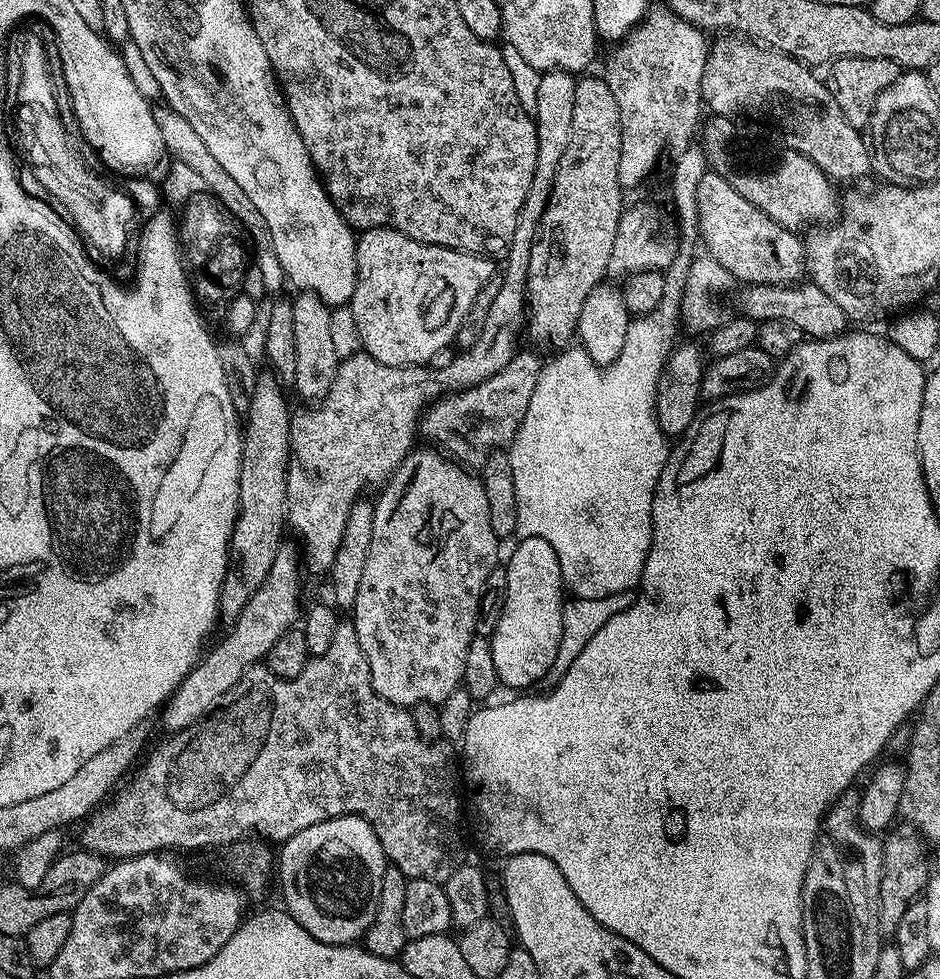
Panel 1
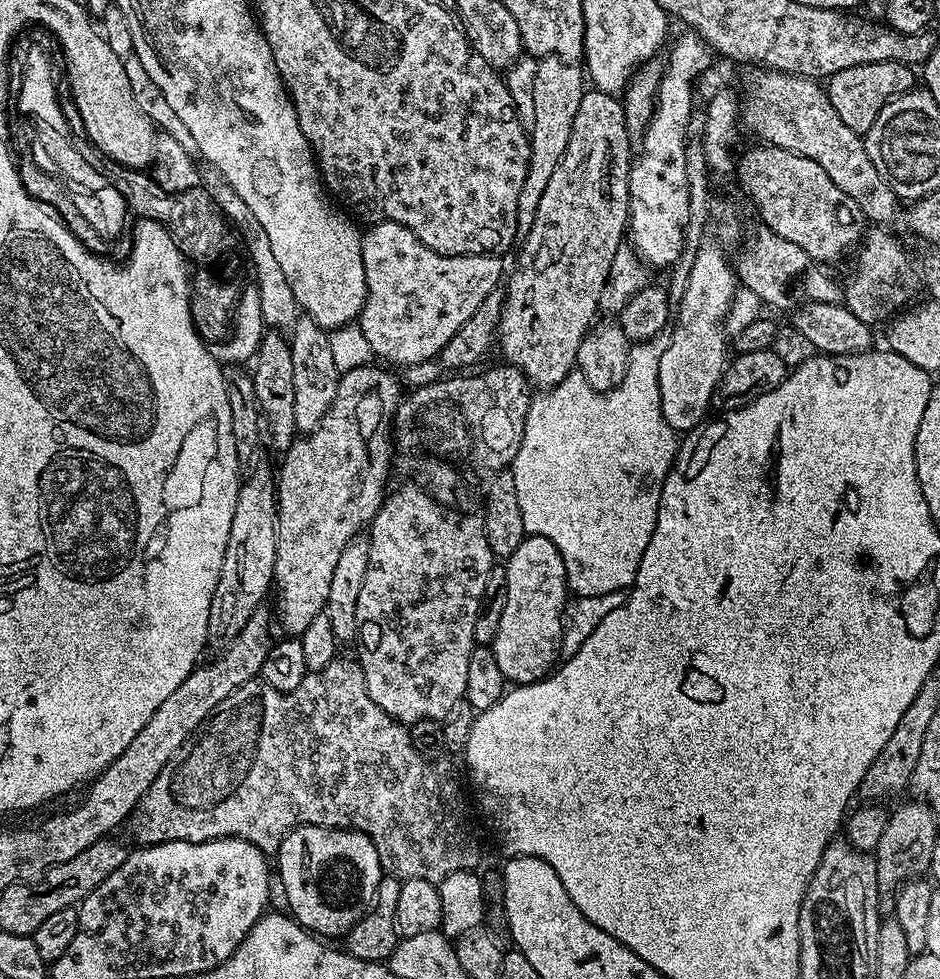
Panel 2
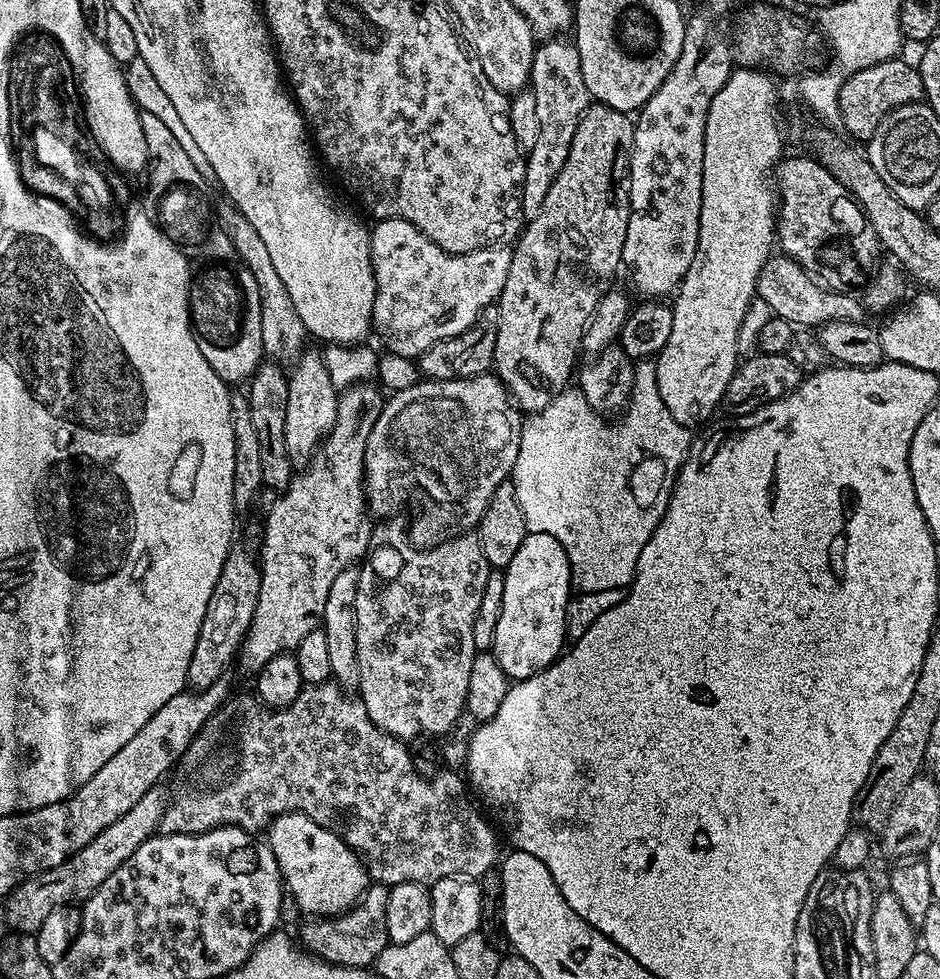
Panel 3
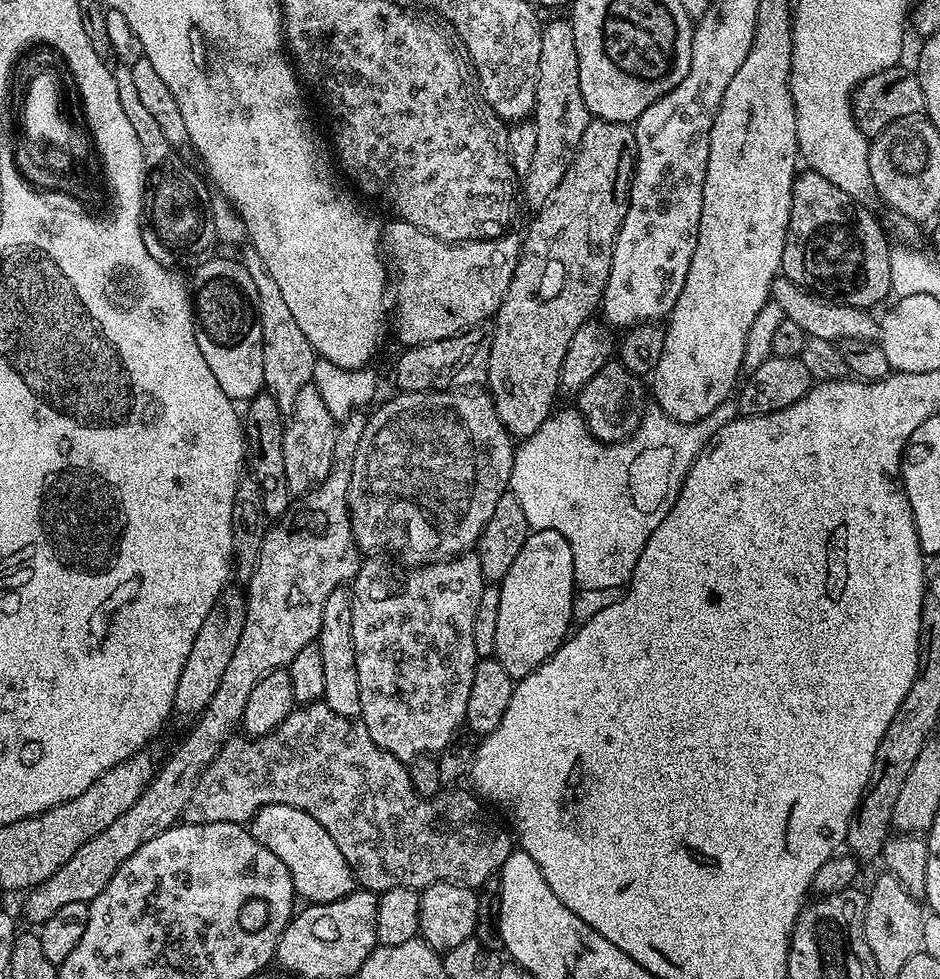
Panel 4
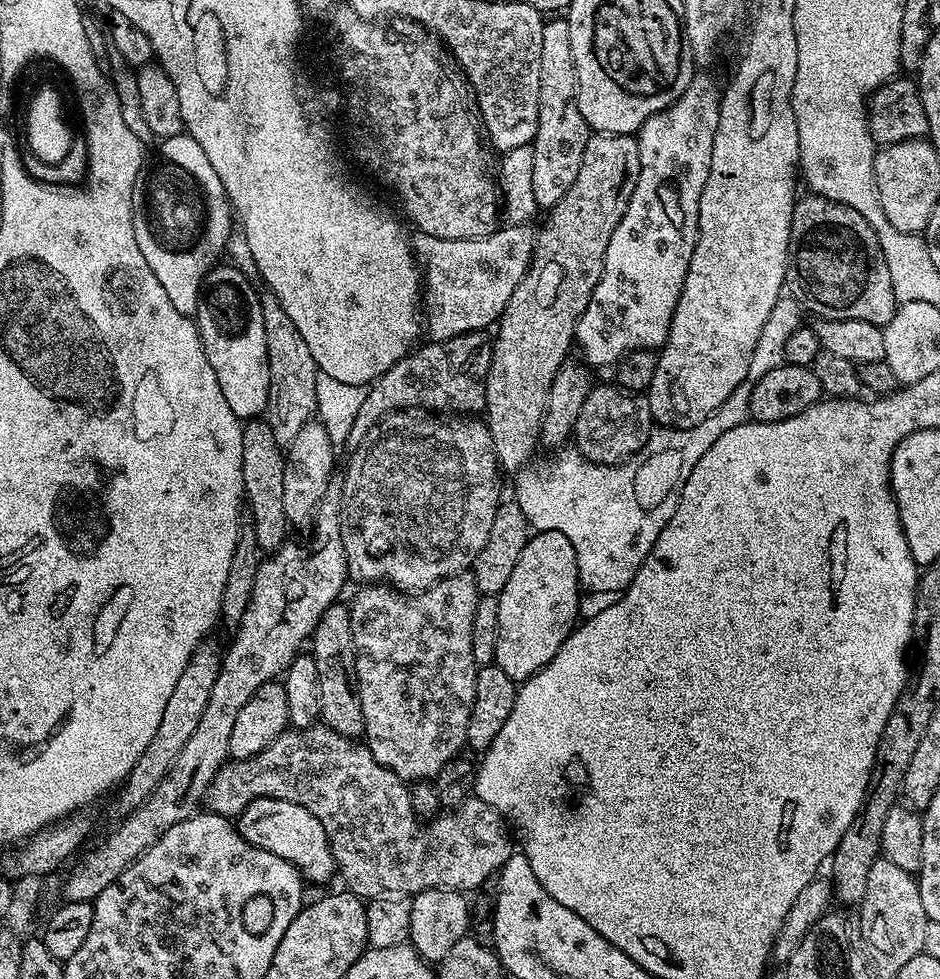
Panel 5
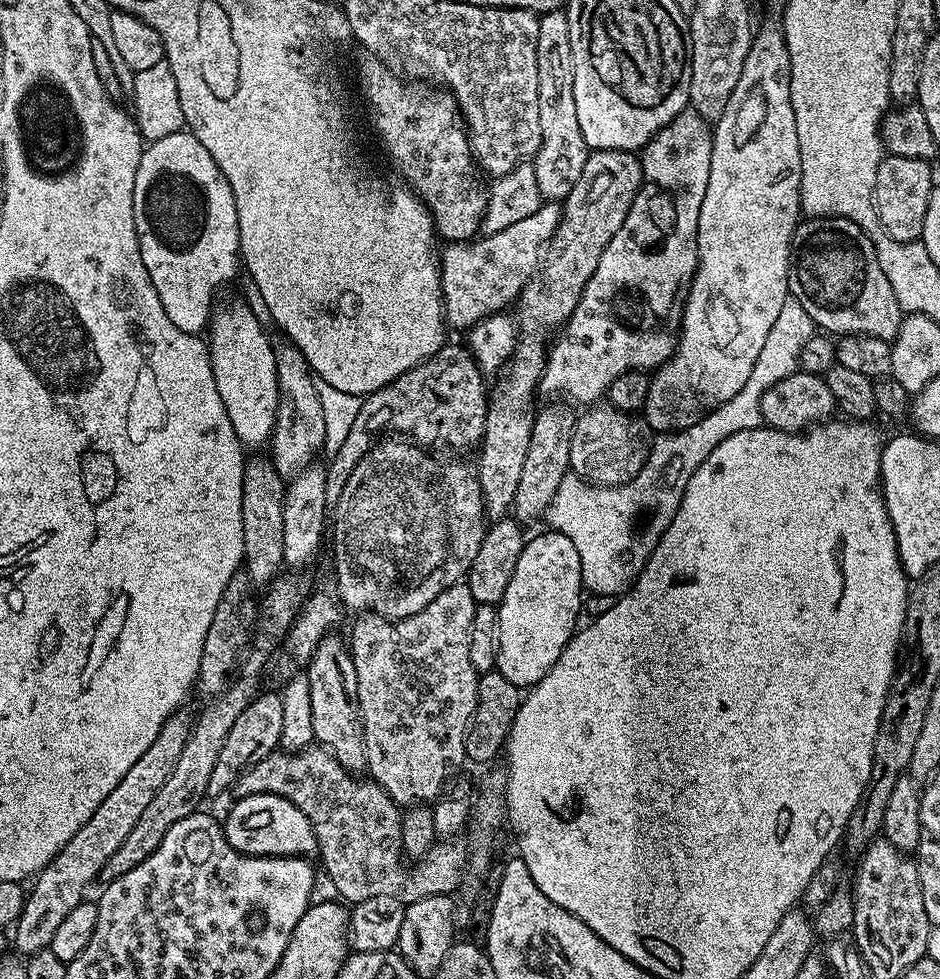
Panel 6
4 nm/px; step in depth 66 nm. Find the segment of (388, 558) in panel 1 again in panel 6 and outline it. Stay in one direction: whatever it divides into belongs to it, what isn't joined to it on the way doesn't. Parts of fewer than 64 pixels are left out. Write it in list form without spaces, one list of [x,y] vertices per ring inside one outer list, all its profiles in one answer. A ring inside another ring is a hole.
[[[461,582],[442,590],[430,606],[418,610],[418,614],[407,616],[401,620],[390,620],[379,614],[360,614],[355,618],[356,625],[352,628],[352,640],[350,636],[350,651],[354,670],[358,674],[358,702],[362,710],[362,722],[364,723],[364,749],[368,759],[367,775],[386,790],[386,794],[396,804],[401,806],[427,805],[435,801],[436,797],[444,790],[445,784],[452,779],[456,768],[460,763],[465,763],[464,739],[468,733],[468,726],[472,723],[474,706],[476,705],[476,681],[478,674],[474,666],[470,666],[470,626],[474,626],[474,610],[477,602],[470,594],[467,583]]]

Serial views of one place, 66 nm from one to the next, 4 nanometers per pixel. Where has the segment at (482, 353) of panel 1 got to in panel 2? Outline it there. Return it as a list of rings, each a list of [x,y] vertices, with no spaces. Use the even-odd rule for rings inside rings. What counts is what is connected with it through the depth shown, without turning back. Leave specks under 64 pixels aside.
[[[557,56],[537,59],[534,70],[534,126],[530,129],[530,166],[526,170],[526,182],[522,194],[518,194],[517,233],[530,230],[534,214],[538,214],[538,202],[554,174],[562,154],[566,154],[566,142],[570,142],[570,130],[574,130],[574,114],[586,91],[586,76],[579,63]],[[369,362],[364,365],[360,365],[357,368],[350,369],[348,372],[343,373],[340,377],[340,381],[338,382],[338,390],[334,394],[334,402],[330,406],[330,410],[326,410],[326,414],[322,418],[322,422],[318,427],[314,429],[314,431],[301,435],[299,438],[293,440],[292,445],[289,446],[287,452],[283,453],[282,459],[284,460],[280,464],[280,472],[278,468],[278,475],[276,476],[276,561],[274,562],[274,574],[272,575],[272,579],[274,581],[274,596],[277,596],[276,600],[276,608],[274,607],[274,616],[278,621],[278,628],[281,628],[281,633],[287,634],[292,638],[299,638],[301,634],[306,630],[306,626],[310,626],[310,622],[314,622],[314,618],[318,618],[324,611],[324,607],[326,606],[326,597],[330,595],[330,578],[334,575],[334,565],[337,564],[339,556],[342,554],[342,550],[346,550],[346,546],[349,542],[354,539],[354,537],[361,535],[371,525],[372,519],[376,517],[376,512],[380,509],[381,504],[384,503],[384,498],[386,495],[386,487],[384,488],[384,483],[388,480],[388,464],[393,463],[394,460],[394,444],[390,439],[389,429],[386,427],[386,421],[395,413],[396,408],[399,406],[402,399],[402,391],[400,392],[400,384],[395,380],[394,377],[391,376],[390,373],[387,372],[389,369],[387,367],[384,368],[375,368],[375,363]]]

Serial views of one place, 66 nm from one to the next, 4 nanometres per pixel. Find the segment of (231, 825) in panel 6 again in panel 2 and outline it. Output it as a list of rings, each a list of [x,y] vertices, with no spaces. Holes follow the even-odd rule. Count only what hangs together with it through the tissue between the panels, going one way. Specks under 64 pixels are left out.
[[[302,824],[299,828],[292,829],[292,831],[281,840],[278,859],[280,859],[280,880],[278,876],[278,884],[279,887],[280,884],[284,887],[284,896],[288,899],[289,909],[287,908],[287,911],[297,924],[301,924],[303,928],[307,928],[309,932],[315,934],[317,937],[343,937],[368,913],[368,909],[372,907],[373,900],[376,899],[376,891],[378,890],[378,882],[382,875],[382,869],[380,867],[380,859],[378,858],[378,850],[374,846],[372,839],[370,839],[365,832],[357,832],[347,828],[319,828],[317,824]]]

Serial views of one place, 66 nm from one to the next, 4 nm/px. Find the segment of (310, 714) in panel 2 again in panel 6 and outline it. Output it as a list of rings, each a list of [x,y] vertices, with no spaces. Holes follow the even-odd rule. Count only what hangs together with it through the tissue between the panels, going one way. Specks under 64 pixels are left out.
[[[309,746],[297,753],[283,750],[270,753],[266,758],[262,758],[262,762],[258,762],[236,779],[234,792],[237,797],[278,794],[294,802],[294,806],[298,806],[298,810],[302,810],[302,814],[306,814],[310,818],[310,824],[314,826],[318,856],[324,859],[324,868],[336,887],[335,895],[349,905],[355,906],[366,902],[366,898],[383,896],[398,898],[405,904],[427,896],[447,896],[459,889],[466,875],[466,852],[463,847],[460,849],[456,842],[436,842],[425,856],[411,865],[413,868],[407,868],[408,864],[402,859],[401,851],[401,805],[391,800],[386,790],[382,790],[382,786],[375,780],[357,778],[353,773],[347,772],[323,746]]]

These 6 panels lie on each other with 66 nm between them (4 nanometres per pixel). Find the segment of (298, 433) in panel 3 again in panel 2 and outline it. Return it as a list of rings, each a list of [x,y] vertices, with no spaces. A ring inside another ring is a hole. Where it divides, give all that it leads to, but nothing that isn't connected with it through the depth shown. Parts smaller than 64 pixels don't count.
[[[301,315],[290,328],[288,345],[290,358],[294,361],[294,422],[297,429],[304,434],[314,431],[322,422],[326,410],[330,410],[342,375],[334,364],[328,335],[325,328],[318,326],[318,322],[306,315]]]

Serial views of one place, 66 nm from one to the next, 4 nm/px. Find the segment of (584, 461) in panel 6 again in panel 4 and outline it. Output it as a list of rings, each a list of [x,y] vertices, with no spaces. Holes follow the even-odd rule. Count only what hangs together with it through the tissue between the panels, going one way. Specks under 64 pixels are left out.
[[[609,362],[602,366],[602,370],[598,370],[598,374],[594,374],[594,378],[590,378],[590,382],[586,382],[586,386],[581,390],[578,397],[578,411],[584,418],[584,425],[588,428],[595,440],[602,440],[605,444],[614,444],[617,440],[626,440],[632,435],[637,426],[640,425],[640,417],[646,411],[646,403],[644,404],[644,396],[646,400],[646,388],[640,385],[641,377],[632,373],[623,364],[619,362]]]

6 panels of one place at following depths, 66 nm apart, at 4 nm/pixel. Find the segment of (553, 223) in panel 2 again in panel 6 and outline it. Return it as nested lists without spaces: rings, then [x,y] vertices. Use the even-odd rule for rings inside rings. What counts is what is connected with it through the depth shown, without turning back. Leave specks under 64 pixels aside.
[[[622,150],[589,151],[586,166],[582,166],[582,178],[574,182],[574,190],[570,190],[570,194],[562,202],[558,228],[548,239],[540,267],[536,269],[536,275],[528,280],[524,289],[520,291],[518,303],[515,305],[516,312],[514,311],[515,319],[518,321],[518,339],[499,377],[501,380],[497,382],[496,389],[491,389],[484,438],[478,445],[480,462],[476,462],[474,466],[484,499],[484,514],[489,521],[505,519],[514,502],[514,494],[518,494],[518,481],[522,479],[522,465],[526,463],[526,450],[530,446],[530,430],[534,426],[537,414],[537,409],[532,408],[532,395],[535,394],[536,387],[541,387],[544,378],[546,349],[550,344],[548,335],[567,325],[568,319],[576,314],[578,302],[584,298],[586,282],[590,282],[594,270],[598,270],[598,262],[602,262],[602,250],[606,250],[606,246],[610,246],[610,238],[614,238],[618,230],[622,230],[622,222],[626,222],[626,214],[632,212],[632,203],[640,194],[640,183],[643,180],[644,171],[637,153]]]

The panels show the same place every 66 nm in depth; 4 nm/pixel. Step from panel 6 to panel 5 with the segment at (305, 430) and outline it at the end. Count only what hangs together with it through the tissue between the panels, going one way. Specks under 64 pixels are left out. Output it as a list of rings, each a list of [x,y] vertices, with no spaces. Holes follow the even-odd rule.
[[[263,293],[260,305],[270,369],[270,394],[267,396],[265,415],[274,433],[274,440],[286,448],[298,436],[302,426],[317,415],[316,378],[319,368],[310,353],[310,346],[303,341],[302,334],[272,293]]]

